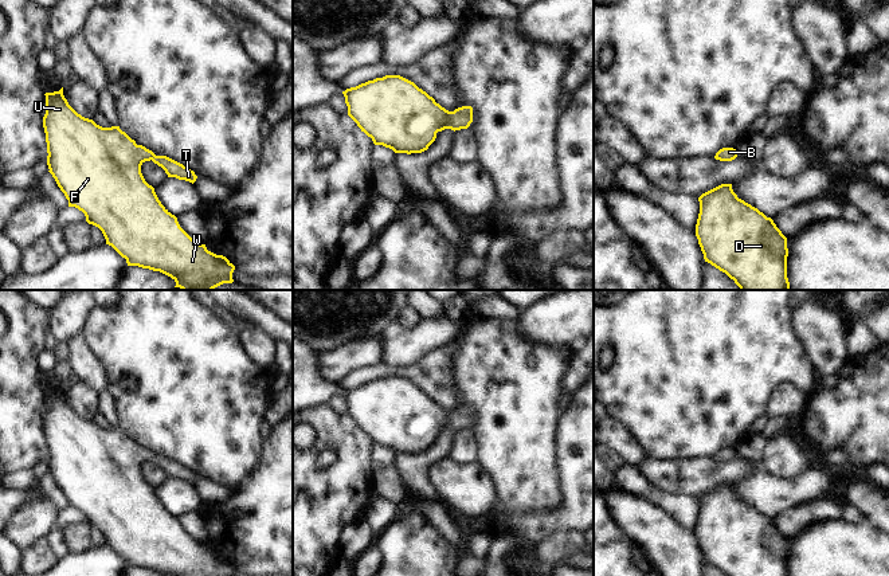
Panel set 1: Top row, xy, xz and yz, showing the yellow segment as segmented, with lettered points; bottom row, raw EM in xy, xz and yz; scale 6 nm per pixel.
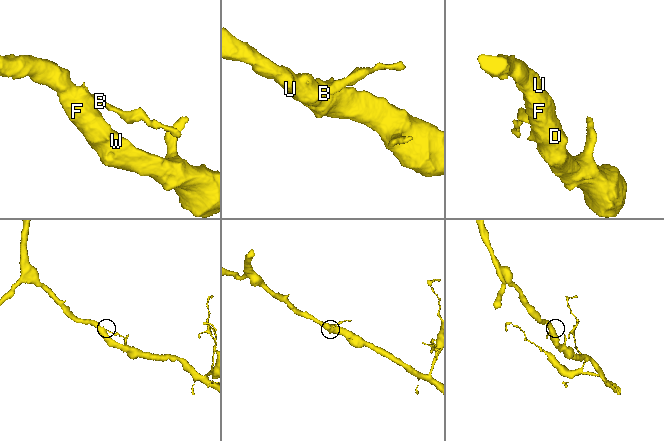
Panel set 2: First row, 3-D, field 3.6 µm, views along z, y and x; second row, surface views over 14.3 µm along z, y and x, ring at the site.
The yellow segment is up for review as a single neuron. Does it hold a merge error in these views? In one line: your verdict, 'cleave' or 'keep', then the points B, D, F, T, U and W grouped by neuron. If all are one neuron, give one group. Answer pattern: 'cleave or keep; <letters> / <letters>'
keep; B D F T U W

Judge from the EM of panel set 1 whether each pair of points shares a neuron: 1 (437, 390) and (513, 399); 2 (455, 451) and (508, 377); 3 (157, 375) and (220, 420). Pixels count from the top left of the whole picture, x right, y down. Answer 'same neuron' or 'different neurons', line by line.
1: different neurons
2: different neurons
3: same neuron

